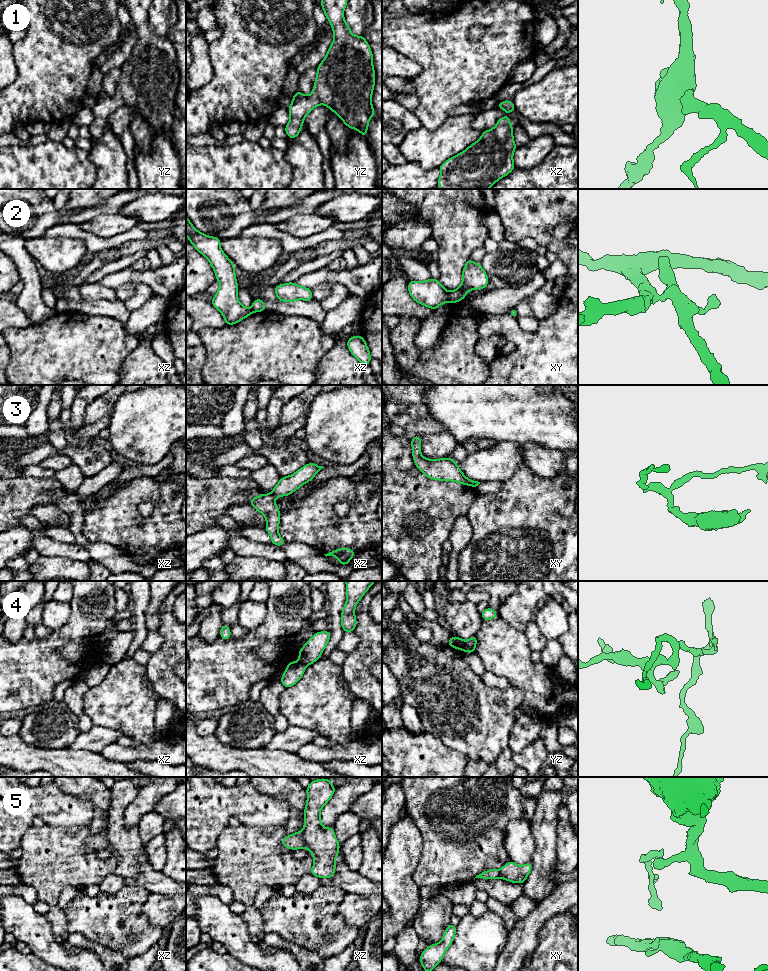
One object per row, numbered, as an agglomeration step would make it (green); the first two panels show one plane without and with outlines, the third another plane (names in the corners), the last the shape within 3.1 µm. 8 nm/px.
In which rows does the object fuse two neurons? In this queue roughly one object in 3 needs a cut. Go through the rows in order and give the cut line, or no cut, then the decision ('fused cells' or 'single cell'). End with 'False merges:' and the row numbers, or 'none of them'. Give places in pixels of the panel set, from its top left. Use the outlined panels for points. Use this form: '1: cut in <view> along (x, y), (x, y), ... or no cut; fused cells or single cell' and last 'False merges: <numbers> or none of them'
1: no cut; single cell
2: cut in xy along (447, 292), (448, 301); fused cells
3: cut in xz along (270, 493), (274, 497); fused cells
4: cut in yz along (464, 641), (465, 651); fused cells
5: cut in xz along (303, 832), (303, 841), (306, 845); fused cells
False merges: 2, 3, 4, 5

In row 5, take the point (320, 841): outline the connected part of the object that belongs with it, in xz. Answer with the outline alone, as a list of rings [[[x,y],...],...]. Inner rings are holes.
[[[329,778],[313,780],[306,788],[304,842],[314,858],[310,873],[319,878],[333,877],[335,860],[341,845],[336,839],[333,827],[323,827],[320,818],[320,810],[332,798],[335,790]]]

